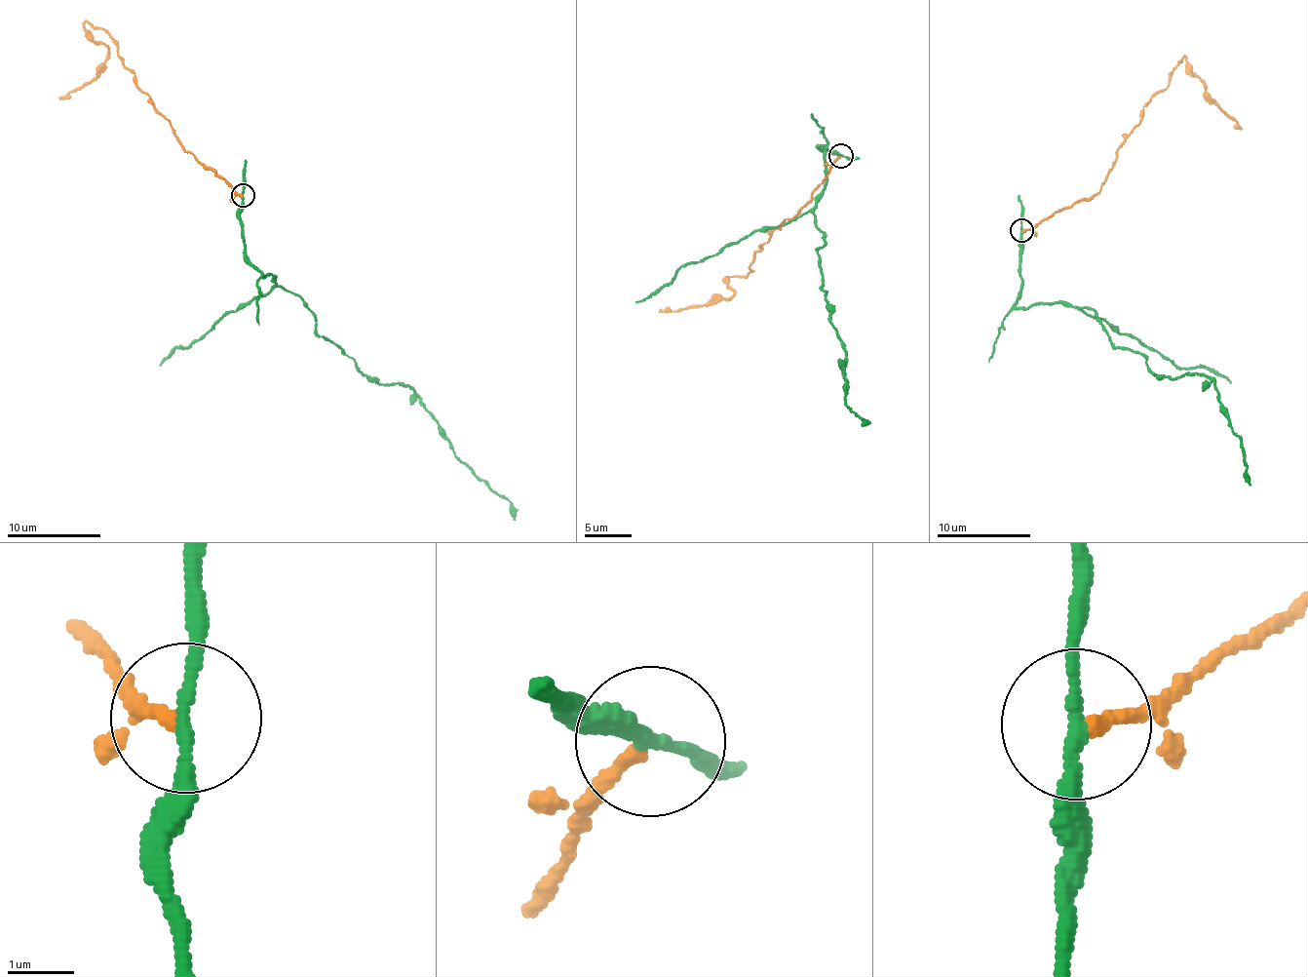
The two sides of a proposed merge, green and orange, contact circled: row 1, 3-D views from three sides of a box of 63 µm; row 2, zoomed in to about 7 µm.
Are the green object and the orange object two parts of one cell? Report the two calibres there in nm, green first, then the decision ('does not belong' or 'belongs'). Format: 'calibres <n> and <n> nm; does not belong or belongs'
calibres 170 and 190 nm; does not belong

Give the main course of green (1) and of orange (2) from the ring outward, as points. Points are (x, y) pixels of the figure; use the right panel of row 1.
1: (1021, 231), (1017, 307), (1090, 307), (1116, 348), (1140, 352), (1155, 374), (1204, 372), (1250, 484)
2: (1022, 231), (1098, 191), (1120, 143), (1184, 58), (1238, 129)

